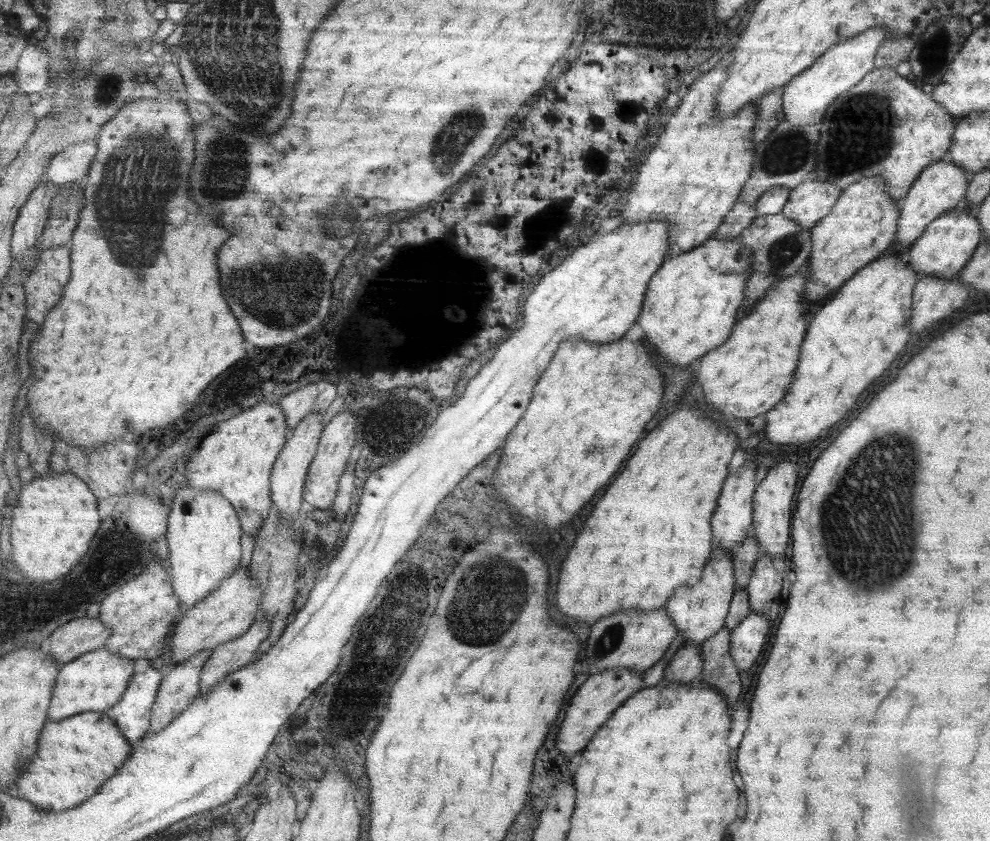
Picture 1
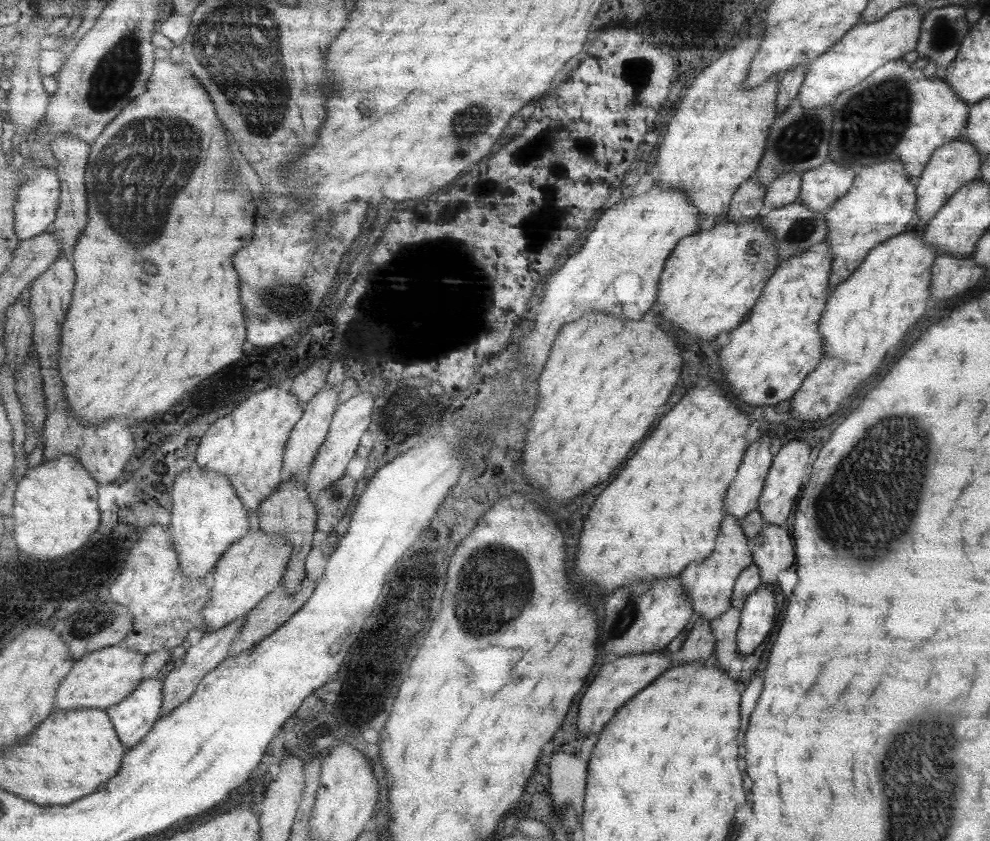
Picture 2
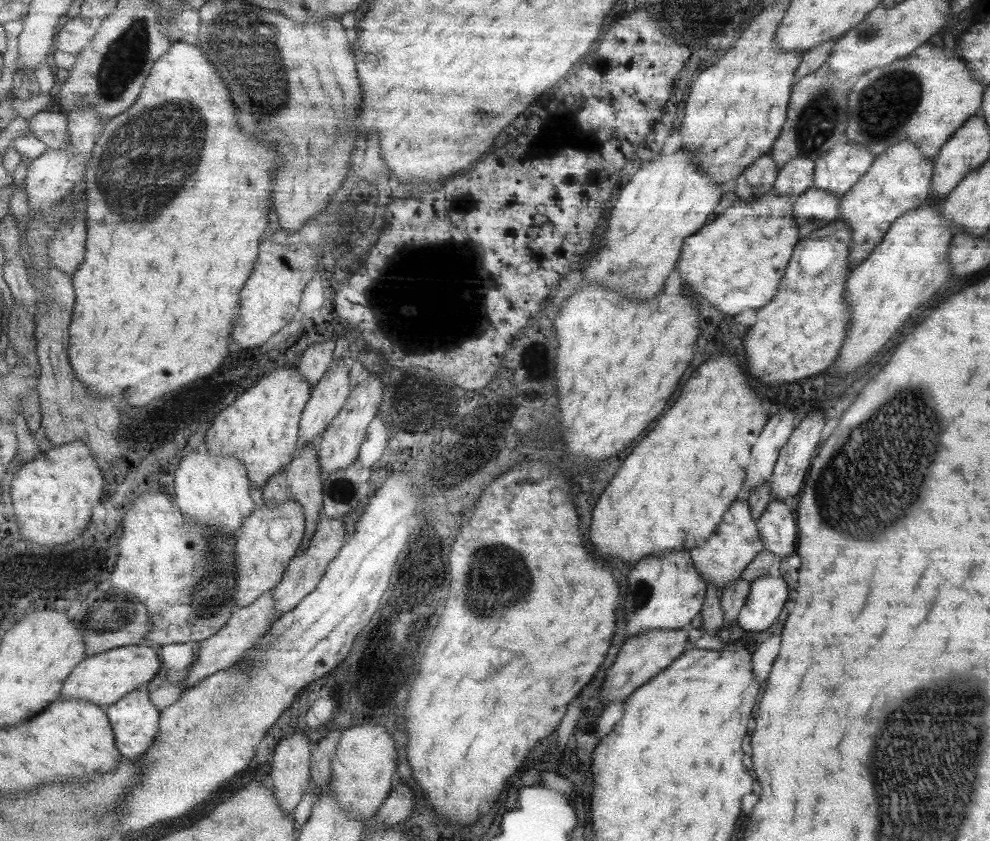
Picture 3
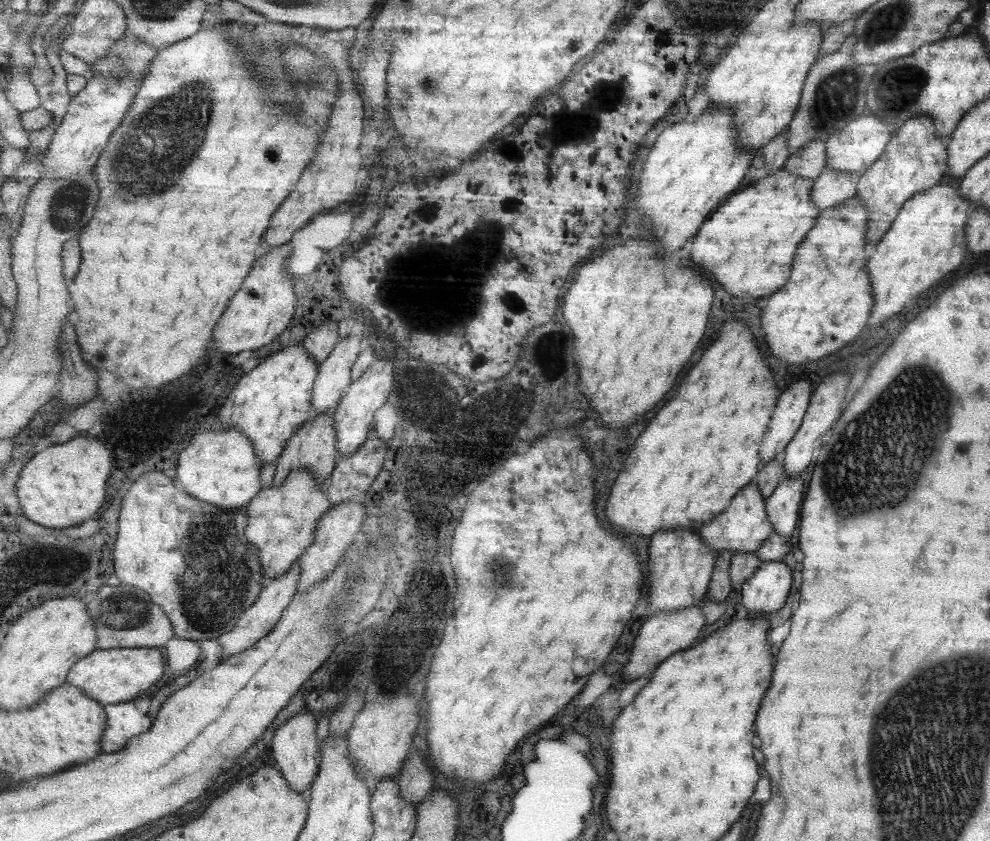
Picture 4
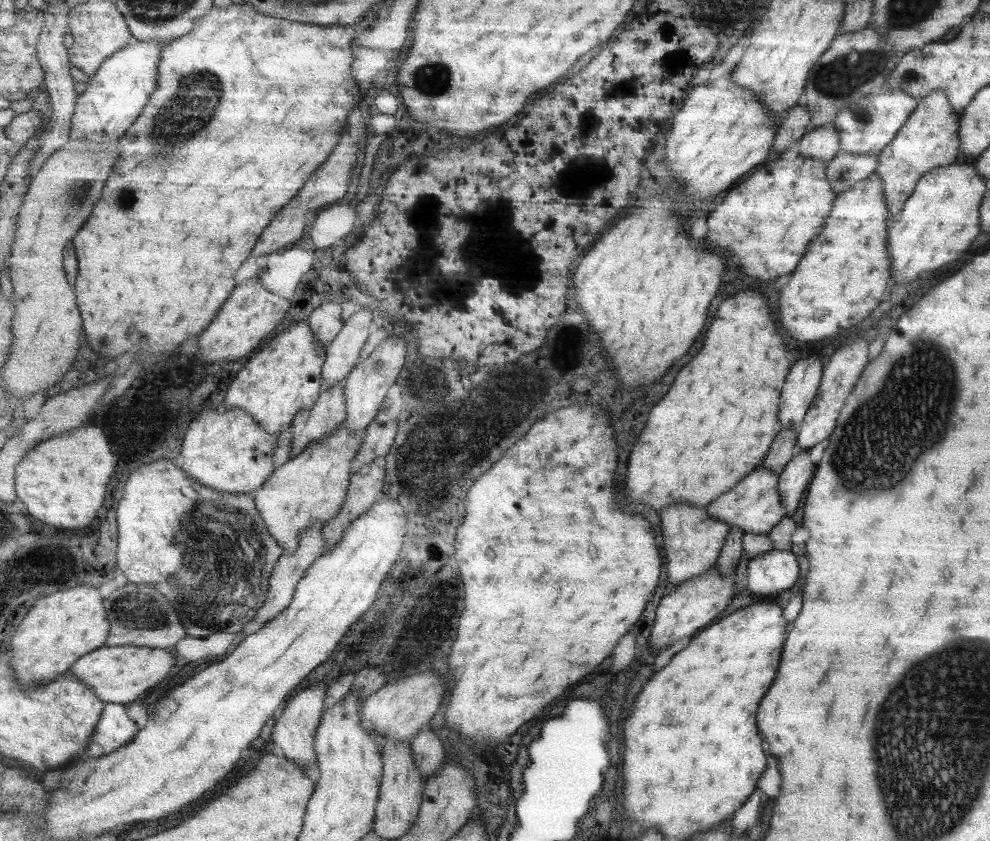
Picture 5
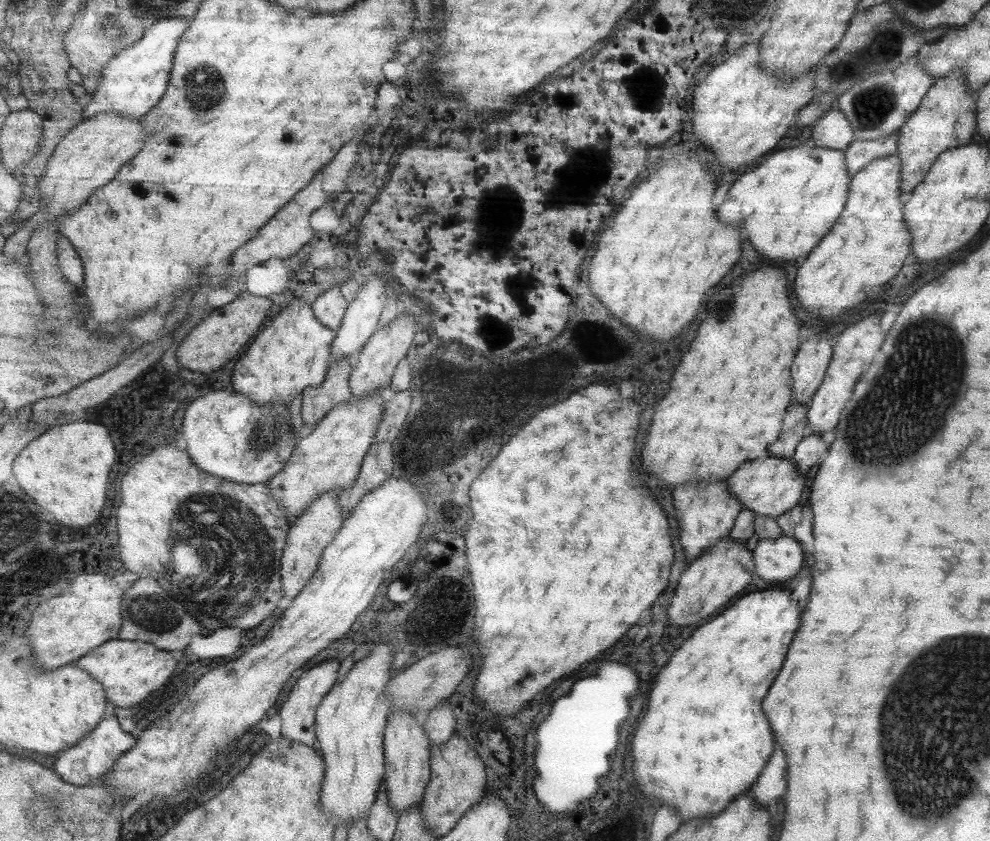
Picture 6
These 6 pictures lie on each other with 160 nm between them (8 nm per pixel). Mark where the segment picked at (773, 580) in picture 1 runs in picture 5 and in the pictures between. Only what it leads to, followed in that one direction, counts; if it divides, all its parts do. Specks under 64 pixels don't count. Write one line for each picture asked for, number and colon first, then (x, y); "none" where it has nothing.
2: (773, 550)
3: (776, 524)
4: (783, 505)
5: (793, 478)

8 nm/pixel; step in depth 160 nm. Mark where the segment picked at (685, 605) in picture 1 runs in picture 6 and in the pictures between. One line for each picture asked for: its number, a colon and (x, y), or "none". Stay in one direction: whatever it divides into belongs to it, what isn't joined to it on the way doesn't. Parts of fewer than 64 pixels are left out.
2: (709, 584)
3: (723, 556)
4: (743, 526)
5: (753, 504)
6: (768, 486)

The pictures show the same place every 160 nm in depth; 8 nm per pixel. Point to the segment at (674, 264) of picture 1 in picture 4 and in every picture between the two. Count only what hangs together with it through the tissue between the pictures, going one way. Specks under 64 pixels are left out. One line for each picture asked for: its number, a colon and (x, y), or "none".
2: (705, 290)
3: (719, 262)
4: (747, 246)

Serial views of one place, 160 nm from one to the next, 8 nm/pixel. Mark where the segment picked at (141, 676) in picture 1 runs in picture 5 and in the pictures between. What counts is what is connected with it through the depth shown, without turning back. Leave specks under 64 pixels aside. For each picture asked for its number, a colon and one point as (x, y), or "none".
2: (134, 718)
3: (136, 720)
4: (124, 720)
5: (116, 730)

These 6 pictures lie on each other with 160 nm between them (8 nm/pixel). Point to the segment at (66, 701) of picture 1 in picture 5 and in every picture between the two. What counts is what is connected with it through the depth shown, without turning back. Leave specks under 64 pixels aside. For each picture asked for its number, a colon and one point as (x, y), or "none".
2: (102, 679)
3: (106, 678)
4: (114, 676)
5: (120, 674)

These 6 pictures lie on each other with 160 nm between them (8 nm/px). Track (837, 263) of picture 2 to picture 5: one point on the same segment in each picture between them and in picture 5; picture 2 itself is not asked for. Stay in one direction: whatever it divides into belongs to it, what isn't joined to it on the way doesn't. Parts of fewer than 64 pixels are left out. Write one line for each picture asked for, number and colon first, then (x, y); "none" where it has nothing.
3: (900, 179)
4: (915, 159)
5: (930, 138)

